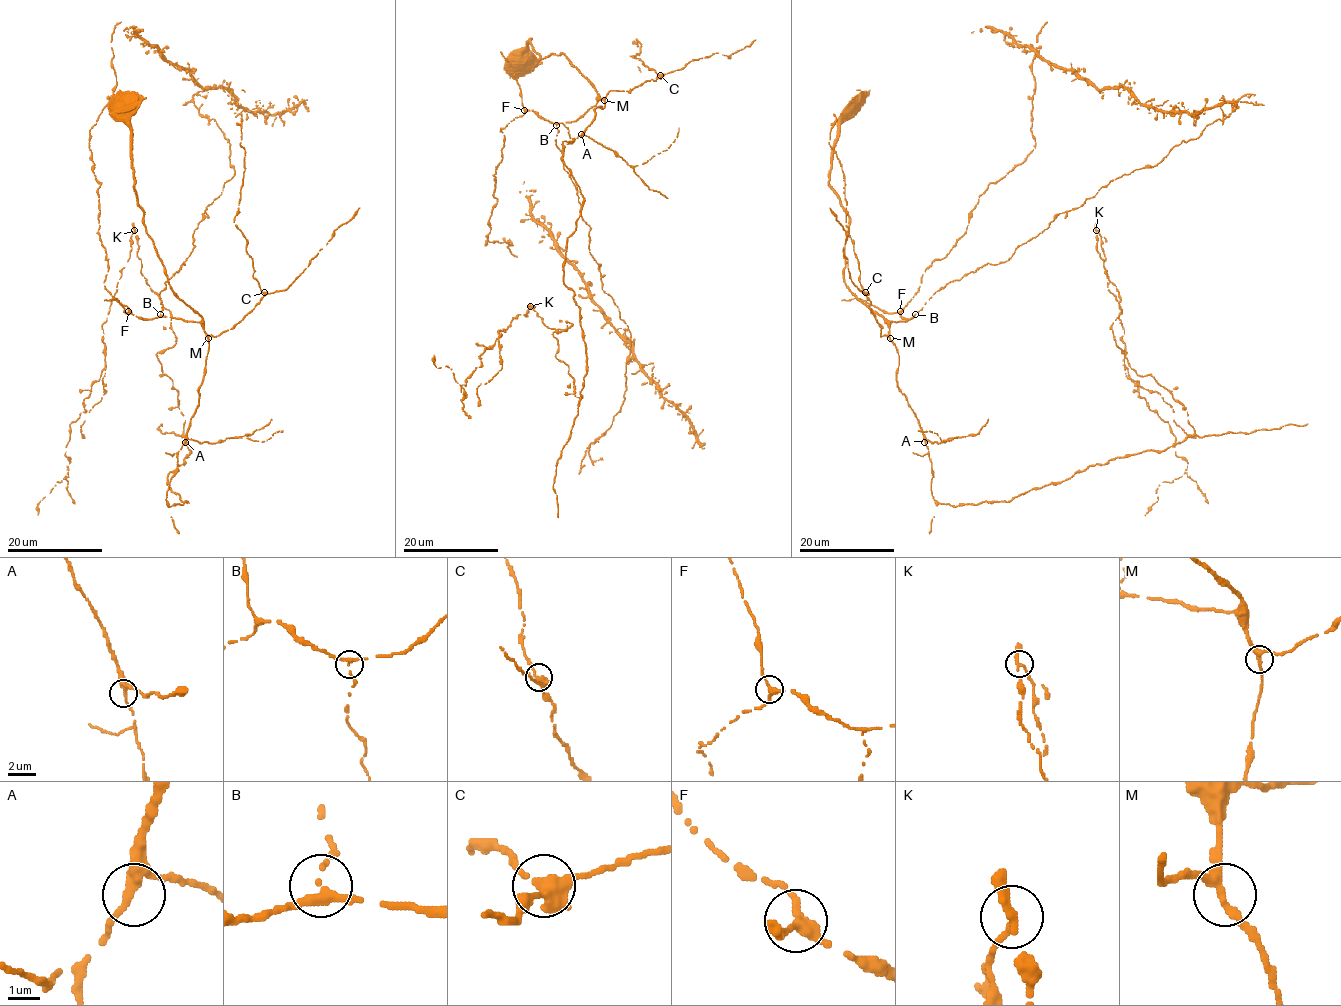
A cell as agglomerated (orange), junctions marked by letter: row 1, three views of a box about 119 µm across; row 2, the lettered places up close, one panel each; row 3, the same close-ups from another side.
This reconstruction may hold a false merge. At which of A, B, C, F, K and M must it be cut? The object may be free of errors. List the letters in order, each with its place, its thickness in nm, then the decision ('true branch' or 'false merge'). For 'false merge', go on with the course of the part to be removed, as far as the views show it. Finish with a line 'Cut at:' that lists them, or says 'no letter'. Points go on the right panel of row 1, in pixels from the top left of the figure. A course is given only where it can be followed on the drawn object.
A: (924, 442) | 280 nm | true branch
B: (915, 314) | 240 nm | true branch
C: (865, 292) | 360 nm | true branch
F: (900, 311) | 280 nm | true branch
K: (1096, 230) | 220 nm | false merge | (1096, 230), (1121, 307), (1124, 366), (1187, 463), (1159, 484), (1145, 515)
M: (890, 338) | 280 nm | true branch
Cut at: K

